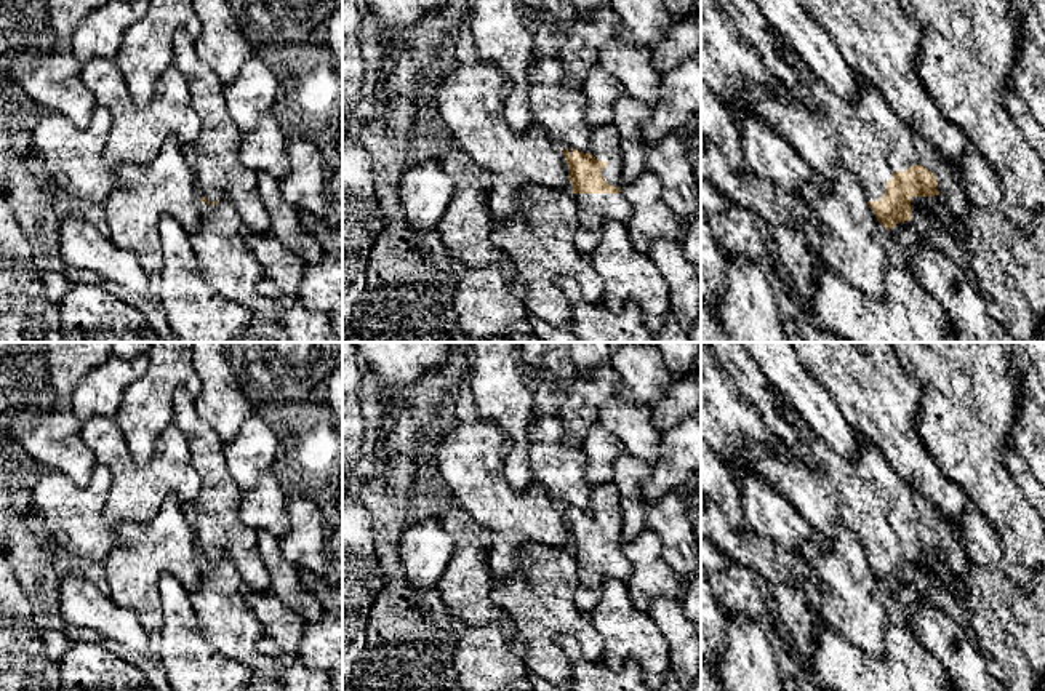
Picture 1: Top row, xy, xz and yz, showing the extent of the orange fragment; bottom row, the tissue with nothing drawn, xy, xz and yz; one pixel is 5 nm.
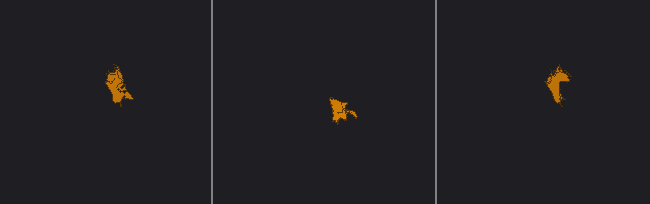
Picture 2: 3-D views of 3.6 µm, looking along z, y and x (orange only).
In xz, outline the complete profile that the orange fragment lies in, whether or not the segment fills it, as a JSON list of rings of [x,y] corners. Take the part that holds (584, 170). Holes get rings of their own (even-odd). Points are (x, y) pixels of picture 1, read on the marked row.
[[[615,123],[592,128],[591,152],[562,149],[578,203],[576,250],[587,259],[602,238],[605,221],[626,222],[632,206],[621,194],[623,155]]]

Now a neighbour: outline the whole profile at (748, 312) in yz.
[[[725,254],[728,286],[722,299],[709,307],[725,342],[792,342],[765,274],[741,254]]]

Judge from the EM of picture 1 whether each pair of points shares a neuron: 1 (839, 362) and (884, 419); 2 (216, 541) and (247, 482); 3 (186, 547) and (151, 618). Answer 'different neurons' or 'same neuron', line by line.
1: same neuron
2: different neurons
3: same neuron

